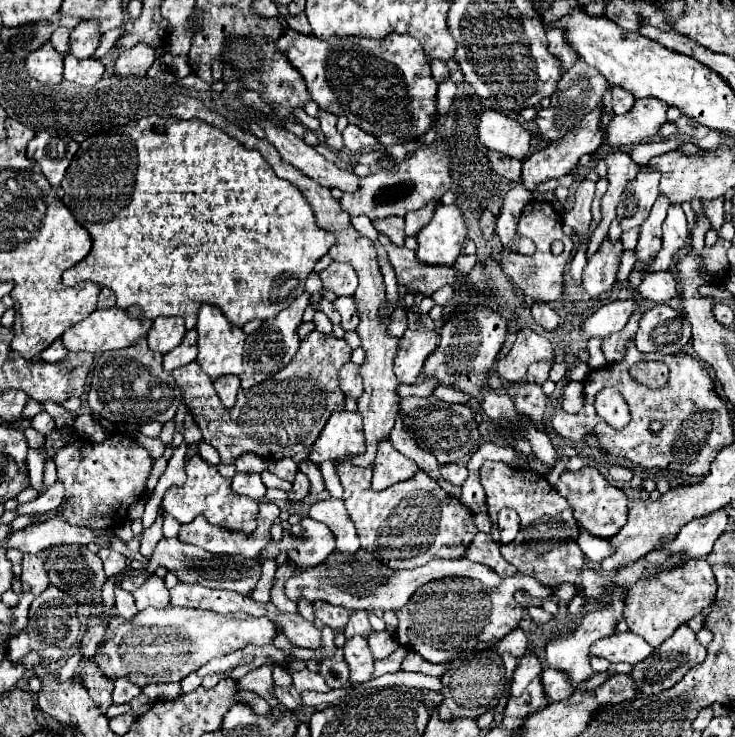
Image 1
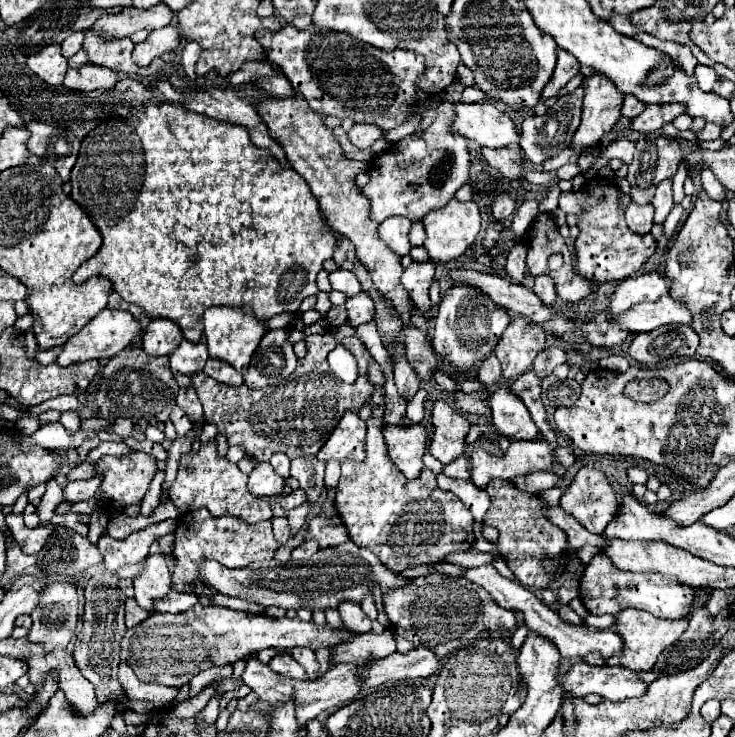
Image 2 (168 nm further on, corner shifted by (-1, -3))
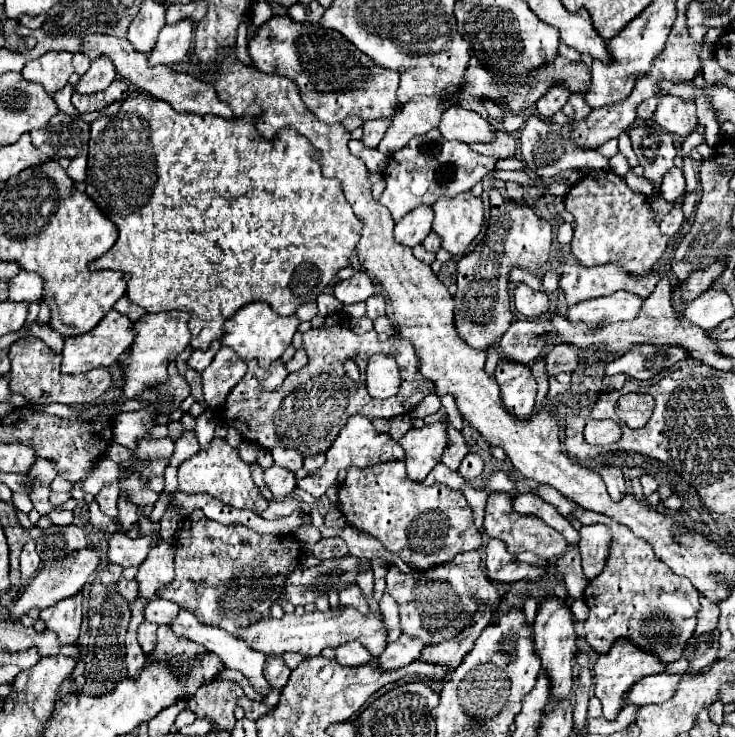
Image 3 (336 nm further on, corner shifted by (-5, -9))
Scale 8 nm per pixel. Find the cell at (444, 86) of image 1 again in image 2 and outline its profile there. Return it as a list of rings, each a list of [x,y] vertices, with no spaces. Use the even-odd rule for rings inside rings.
[[[442,102],[434,122],[430,124],[428,140],[422,136],[408,136],[372,162],[370,184],[362,190],[372,202],[374,220],[382,222],[390,216],[406,216],[414,222],[422,220],[426,212],[446,204],[454,198],[456,190],[468,182],[468,170],[472,164],[468,140],[448,132],[450,116],[454,116],[452,104]]]

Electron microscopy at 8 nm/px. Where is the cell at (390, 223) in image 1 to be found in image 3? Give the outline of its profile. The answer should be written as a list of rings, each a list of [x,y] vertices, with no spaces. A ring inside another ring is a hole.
[[[418,206],[410,214],[406,214],[396,226],[394,226],[394,238],[398,244],[414,248],[430,234],[434,212],[430,206]]]

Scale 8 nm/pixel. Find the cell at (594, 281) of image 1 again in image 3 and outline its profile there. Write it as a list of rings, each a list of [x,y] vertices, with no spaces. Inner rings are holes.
[[[610,170],[586,174],[570,188],[564,204],[576,218],[576,230],[570,242],[572,254],[586,268],[618,264],[632,276],[644,276],[666,250],[668,236],[660,234],[658,224],[652,222],[646,196],[630,190],[624,178],[610,174]]]

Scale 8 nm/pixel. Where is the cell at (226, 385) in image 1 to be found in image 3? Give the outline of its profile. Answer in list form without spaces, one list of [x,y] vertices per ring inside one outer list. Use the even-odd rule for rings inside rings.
[[[220,348],[214,362],[202,372],[204,402],[210,410],[218,410],[228,392],[244,378],[246,364],[228,348]]]

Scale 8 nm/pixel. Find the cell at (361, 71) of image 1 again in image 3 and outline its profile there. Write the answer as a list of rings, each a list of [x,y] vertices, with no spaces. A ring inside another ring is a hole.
[[[272,16],[272,20],[262,24],[250,38],[248,54],[258,70],[282,74],[296,82],[304,104],[320,122],[338,124],[350,116],[358,116],[366,122],[392,118],[398,110],[398,70],[382,70],[380,66],[374,66],[374,62],[342,38],[342,34],[324,30],[320,24],[292,22],[288,16]]]

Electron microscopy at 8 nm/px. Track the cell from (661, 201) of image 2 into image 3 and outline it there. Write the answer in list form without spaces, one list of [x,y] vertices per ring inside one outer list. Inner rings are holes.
[[[676,166],[672,170],[666,172],[666,178],[662,180],[662,188],[660,188],[660,196],[666,202],[674,202],[676,198],[680,198],[684,194],[684,174],[682,170],[678,170]]]

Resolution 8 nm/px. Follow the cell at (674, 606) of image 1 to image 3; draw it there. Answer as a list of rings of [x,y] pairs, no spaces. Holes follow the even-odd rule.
[[[618,638],[618,642],[614,642],[614,646],[606,652],[600,654],[596,664],[594,664],[594,692],[596,698],[600,698],[602,702],[602,710],[604,710],[604,718],[614,720],[618,710],[624,706],[624,694],[626,690],[630,690],[632,682],[640,680],[642,676],[650,676],[650,674],[662,674],[662,670],[666,670],[666,664],[662,664],[662,660],[656,654],[650,654],[638,646],[634,646],[628,638]]]

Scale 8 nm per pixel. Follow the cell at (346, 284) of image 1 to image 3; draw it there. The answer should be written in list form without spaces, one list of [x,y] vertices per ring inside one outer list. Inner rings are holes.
[[[356,272],[348,280],[340,280],[334,284],[334,296],[342,304],[354,304],[354,302],[364,302],[374,294],[372,280],[366,272]]]

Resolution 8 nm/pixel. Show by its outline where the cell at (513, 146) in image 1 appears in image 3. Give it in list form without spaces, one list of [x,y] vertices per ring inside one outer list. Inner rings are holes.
[[[450,106],[446,114],[442,114],[438,130],[446,140],[460,140],[466,144],[488,144],[496,138],[496,128],[488,118],[460,106]]]

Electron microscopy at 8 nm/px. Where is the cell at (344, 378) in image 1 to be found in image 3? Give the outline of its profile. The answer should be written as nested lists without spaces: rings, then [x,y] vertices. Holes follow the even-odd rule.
[[[384,462],[384,464],[368,466],[362,470],[348,468],[348,476],[340,484],[340,490],[338,490],[338,502],[340,502],[342,516],[346,518],[346,522],[352,528],[374,536],[386,550],[396,552],[408,566],[412,566],[416,570],[428,570],[438,564],[450,562],[460,552],[470,552],[470,550],[482,548],[482,536],[474,528],[472,510],[470,510],[466,498],[462,498],[462,492],[450,490],[448,486],[444,486],[440,482],[436,482],[432,486],[416,484],[416,482],[408,480],[406,468],[402,462]]]

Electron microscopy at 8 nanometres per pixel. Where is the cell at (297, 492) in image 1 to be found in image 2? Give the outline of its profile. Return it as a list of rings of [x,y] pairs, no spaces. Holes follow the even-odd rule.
[[[300,488],[300,490],[294,490],[294,492],[290,492],[290,494],[284,494],[282,500],[280,500],[280,506],[282,506],[284,510],[292,510],[292,508],[304,504],[304,502],[306,502],[306,494],[304,494],[304,490]]]

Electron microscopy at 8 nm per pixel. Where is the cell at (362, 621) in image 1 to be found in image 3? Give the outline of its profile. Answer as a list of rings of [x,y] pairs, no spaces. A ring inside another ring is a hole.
[[[356,584],[340,594],[340,604],[344,608],[356,608],[362,614],[368,614],[368,602],[364,600],[364,596],[362,596],[362,592],[360,592],[360,588]]]

